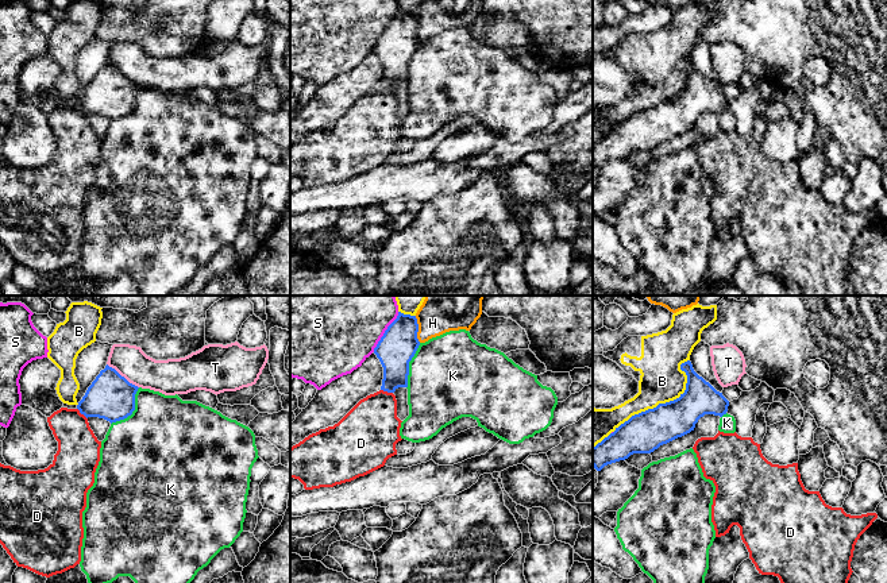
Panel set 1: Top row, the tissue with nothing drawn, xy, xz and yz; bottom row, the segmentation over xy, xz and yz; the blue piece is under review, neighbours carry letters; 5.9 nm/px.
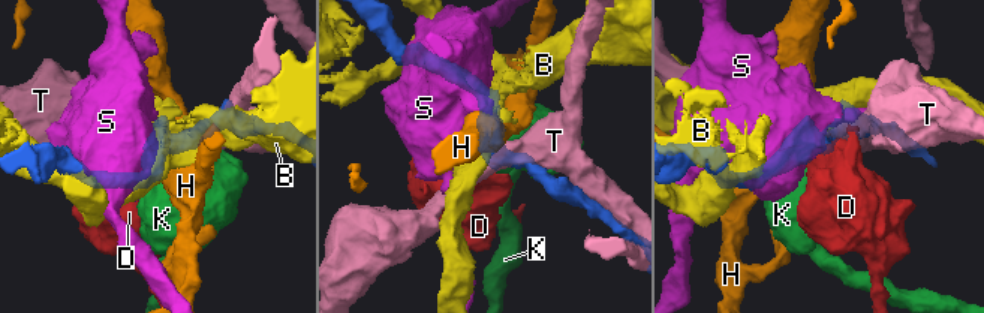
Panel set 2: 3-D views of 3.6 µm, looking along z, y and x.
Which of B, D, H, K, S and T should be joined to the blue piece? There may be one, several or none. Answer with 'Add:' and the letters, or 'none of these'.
Add: none of these

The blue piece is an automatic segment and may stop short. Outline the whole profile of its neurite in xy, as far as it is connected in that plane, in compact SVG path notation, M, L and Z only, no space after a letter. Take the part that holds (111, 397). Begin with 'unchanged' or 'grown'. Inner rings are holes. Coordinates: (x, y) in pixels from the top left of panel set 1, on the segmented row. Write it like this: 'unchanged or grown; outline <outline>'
unchanged; outline M107 364L88 387L77 409L86 418L99 417L111 424L124 420L135 410L138 389Z

